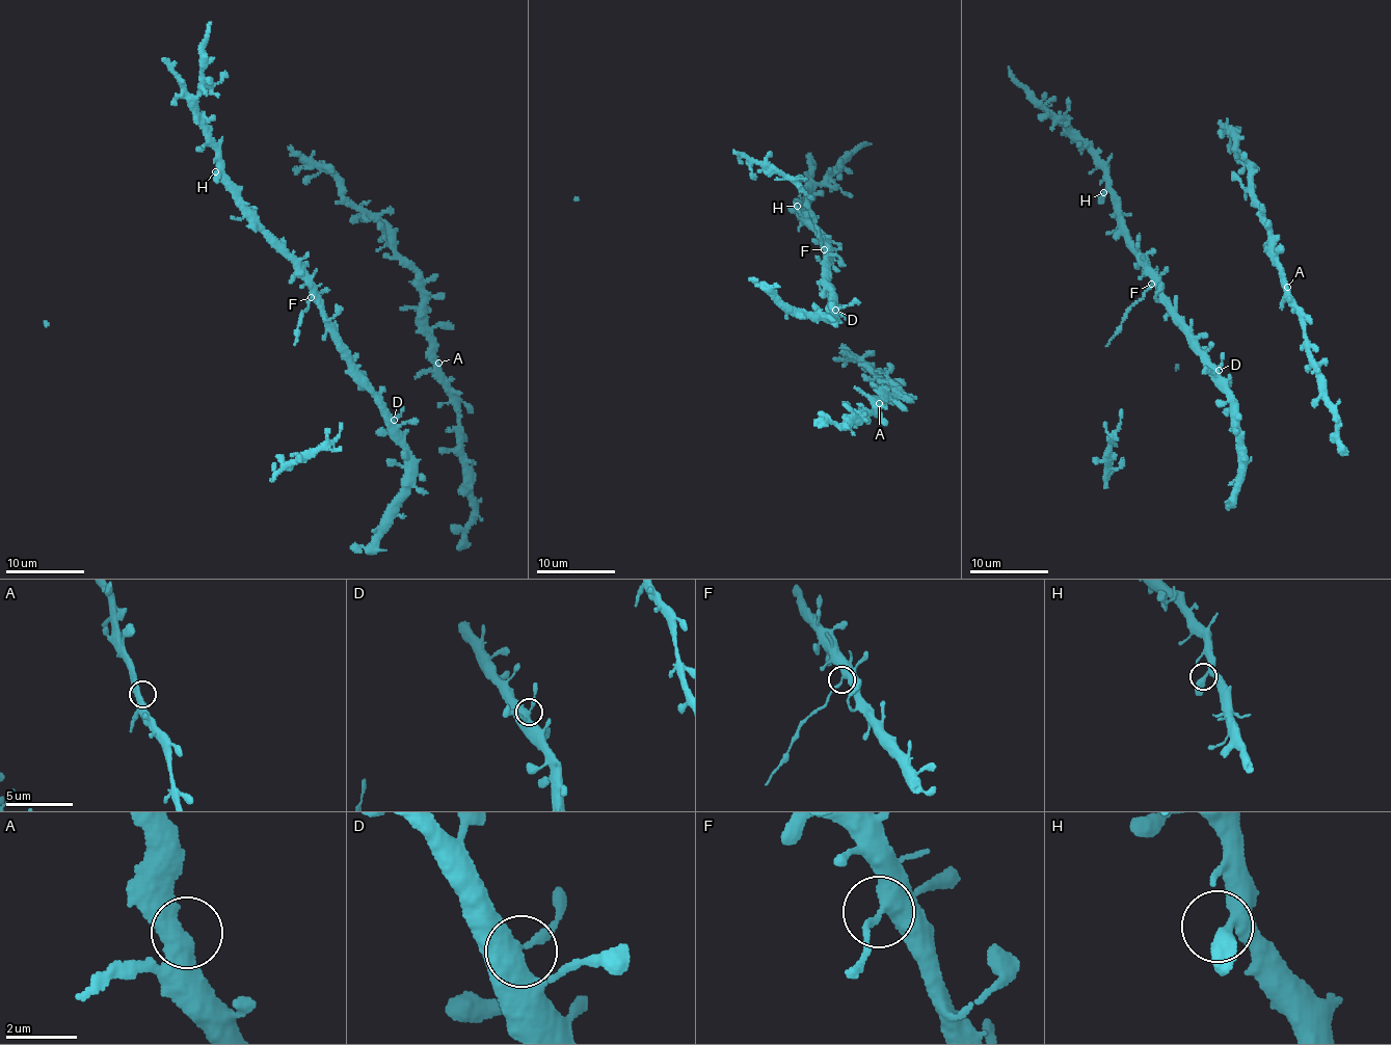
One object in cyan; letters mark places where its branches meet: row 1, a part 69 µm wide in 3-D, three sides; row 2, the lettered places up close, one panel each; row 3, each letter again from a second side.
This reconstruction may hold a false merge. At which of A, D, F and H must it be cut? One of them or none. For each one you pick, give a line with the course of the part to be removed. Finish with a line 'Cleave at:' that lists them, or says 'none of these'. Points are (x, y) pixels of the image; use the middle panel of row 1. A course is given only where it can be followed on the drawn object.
F: course (824, 249), (807, 208), (803, 189)
Cleave at: F

